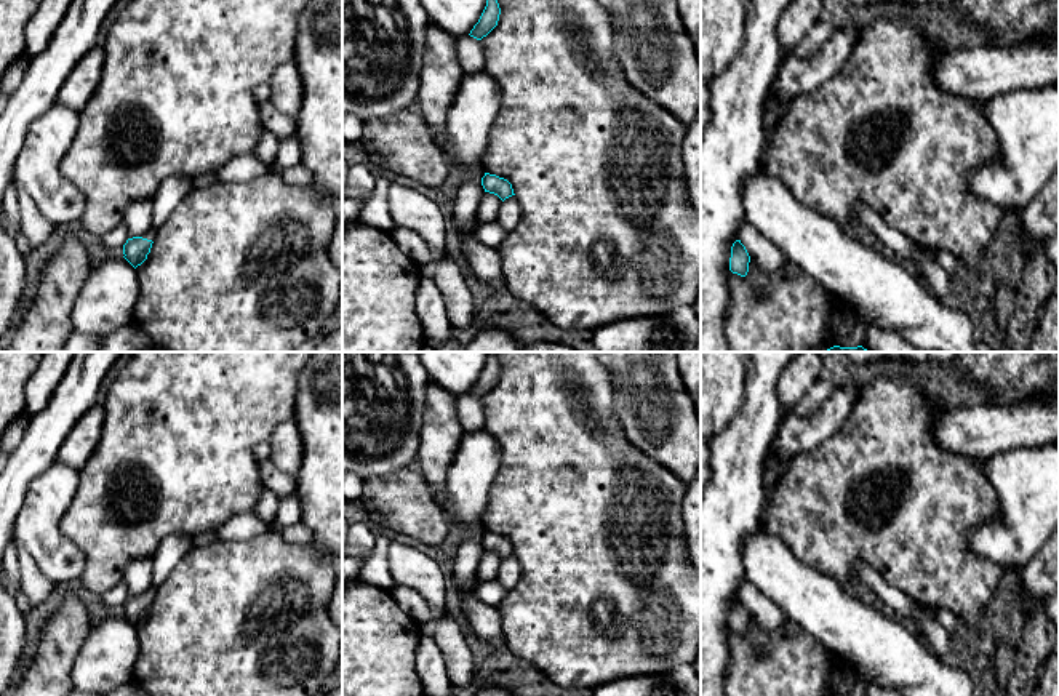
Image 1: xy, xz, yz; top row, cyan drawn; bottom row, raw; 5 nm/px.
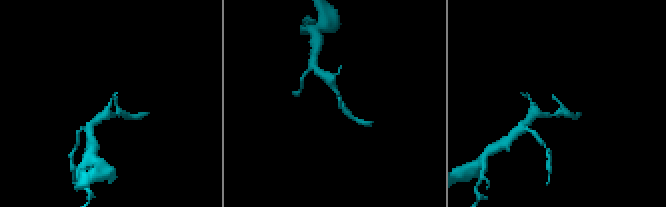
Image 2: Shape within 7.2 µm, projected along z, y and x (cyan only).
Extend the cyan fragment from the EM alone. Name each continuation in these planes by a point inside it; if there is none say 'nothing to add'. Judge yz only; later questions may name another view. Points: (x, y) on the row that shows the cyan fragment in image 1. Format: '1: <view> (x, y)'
nothing to add

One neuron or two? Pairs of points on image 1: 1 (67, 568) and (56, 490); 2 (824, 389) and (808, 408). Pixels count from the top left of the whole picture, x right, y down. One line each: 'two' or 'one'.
1: one
2: one

